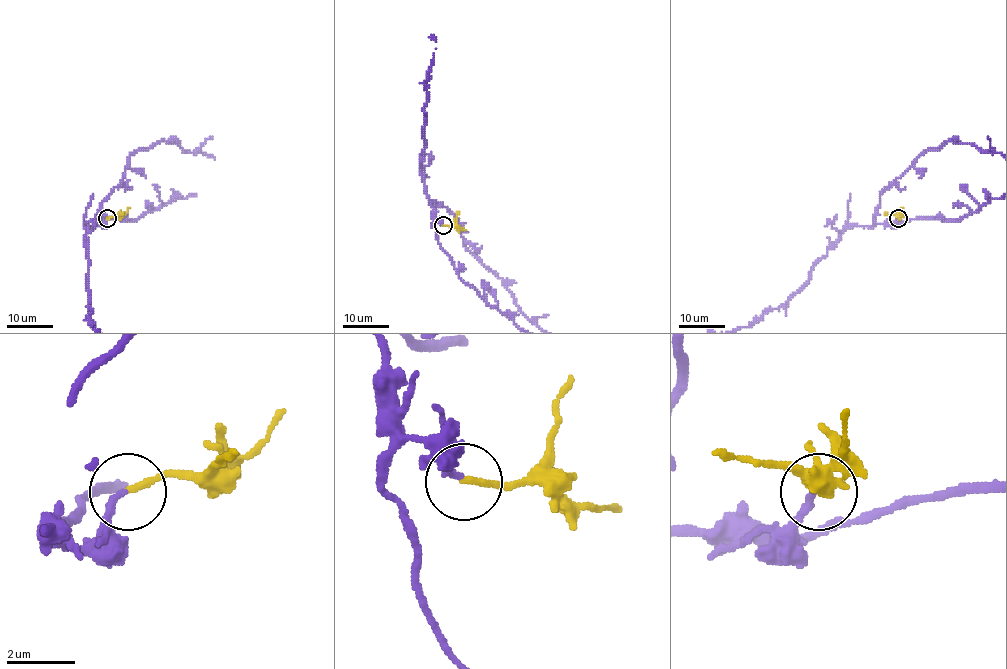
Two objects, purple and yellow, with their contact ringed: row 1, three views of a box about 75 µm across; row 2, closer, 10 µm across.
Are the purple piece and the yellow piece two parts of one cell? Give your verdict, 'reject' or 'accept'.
accept

